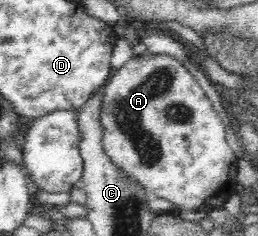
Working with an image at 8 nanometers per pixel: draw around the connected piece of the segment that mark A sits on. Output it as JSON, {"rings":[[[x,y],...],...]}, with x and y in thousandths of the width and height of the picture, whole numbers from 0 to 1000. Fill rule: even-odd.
{"rings":[[[574,216],[523,233],[473,288],[434,305],[407,364],[388,479],[399,534],[395,610],[411,653],[500,746],[531,754],[589,831],[647,839],[705,890],[814,898],[915,822],[919,665],[876,597],[868,525],[814,411],[725,292],[717,263],[655,229]]]}

